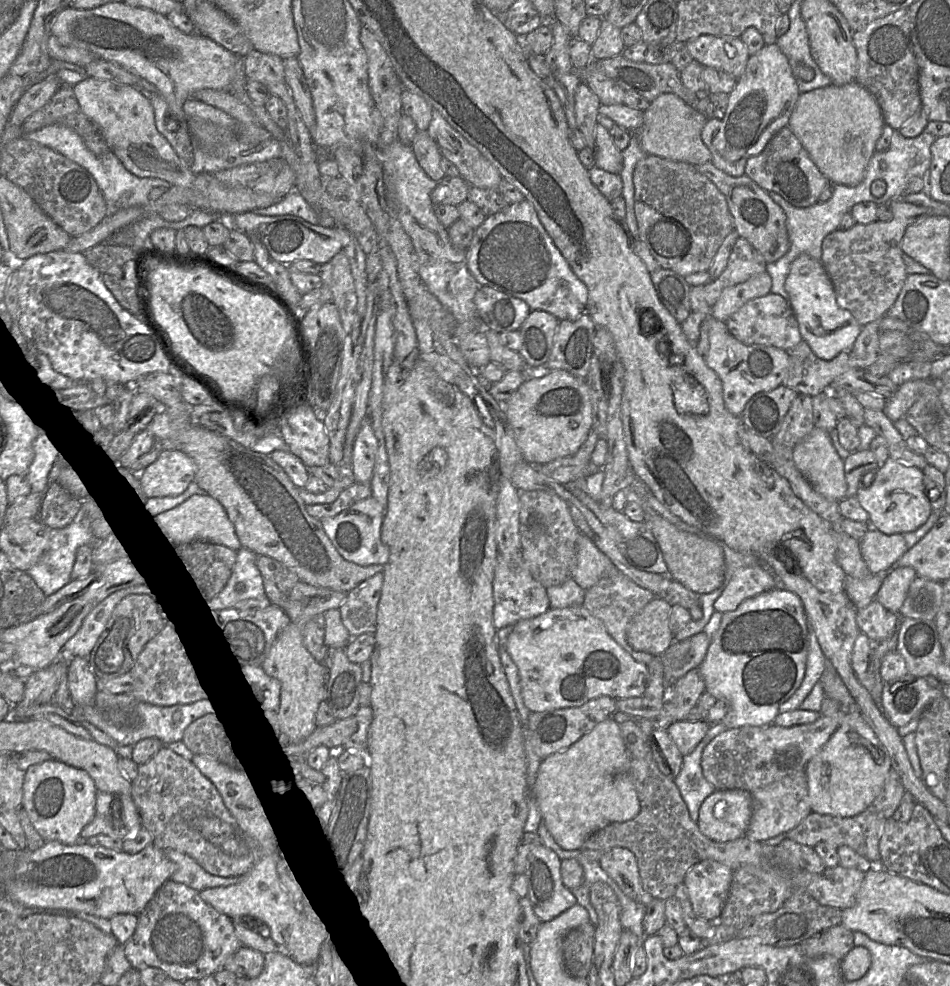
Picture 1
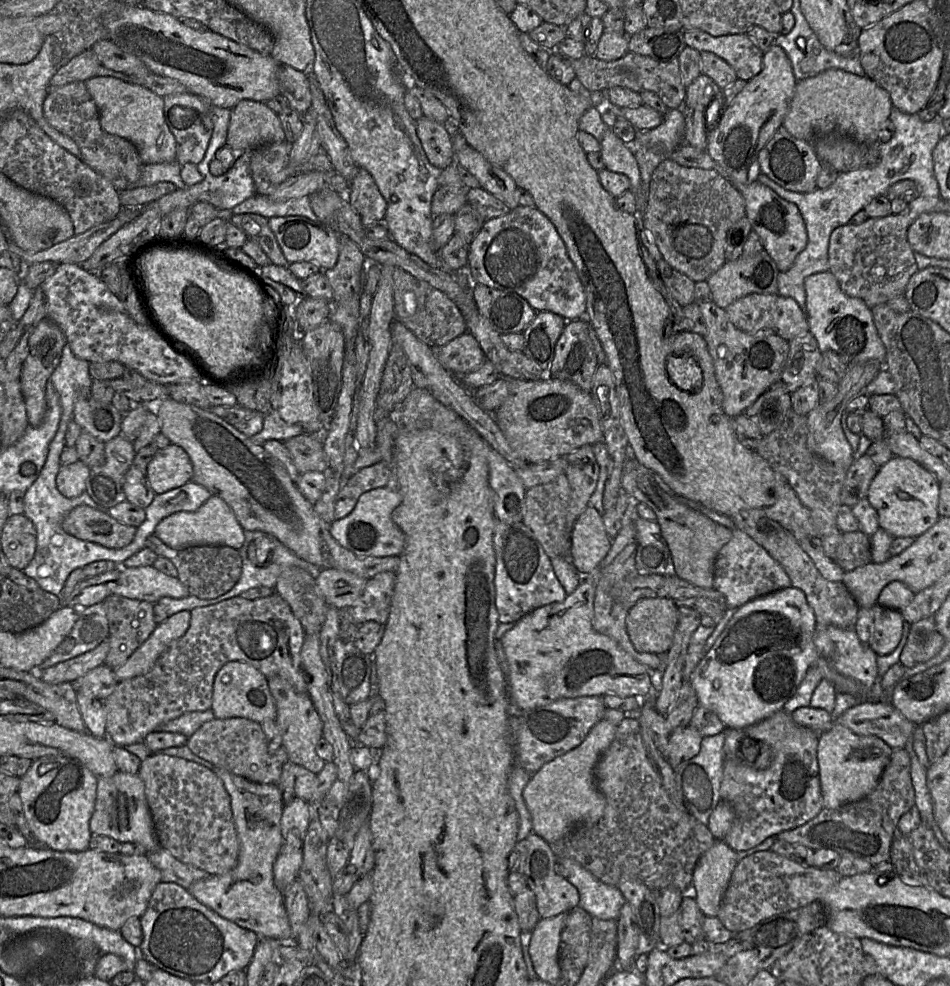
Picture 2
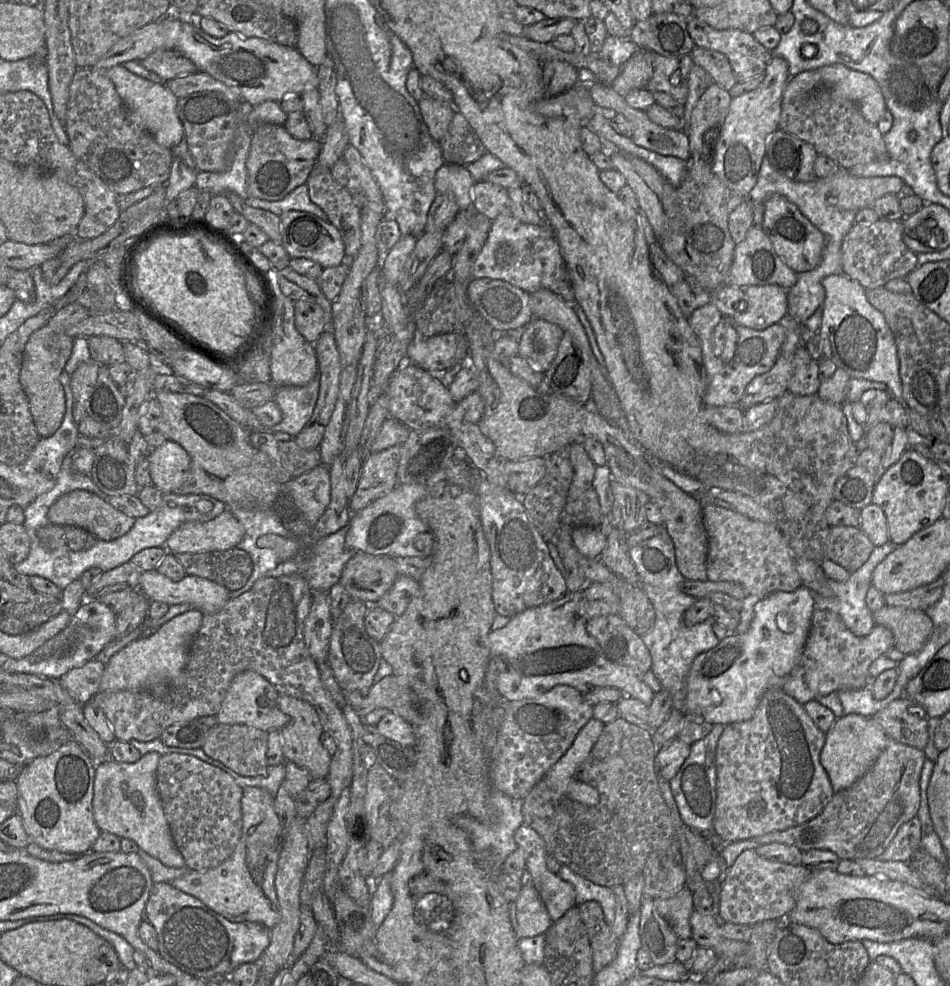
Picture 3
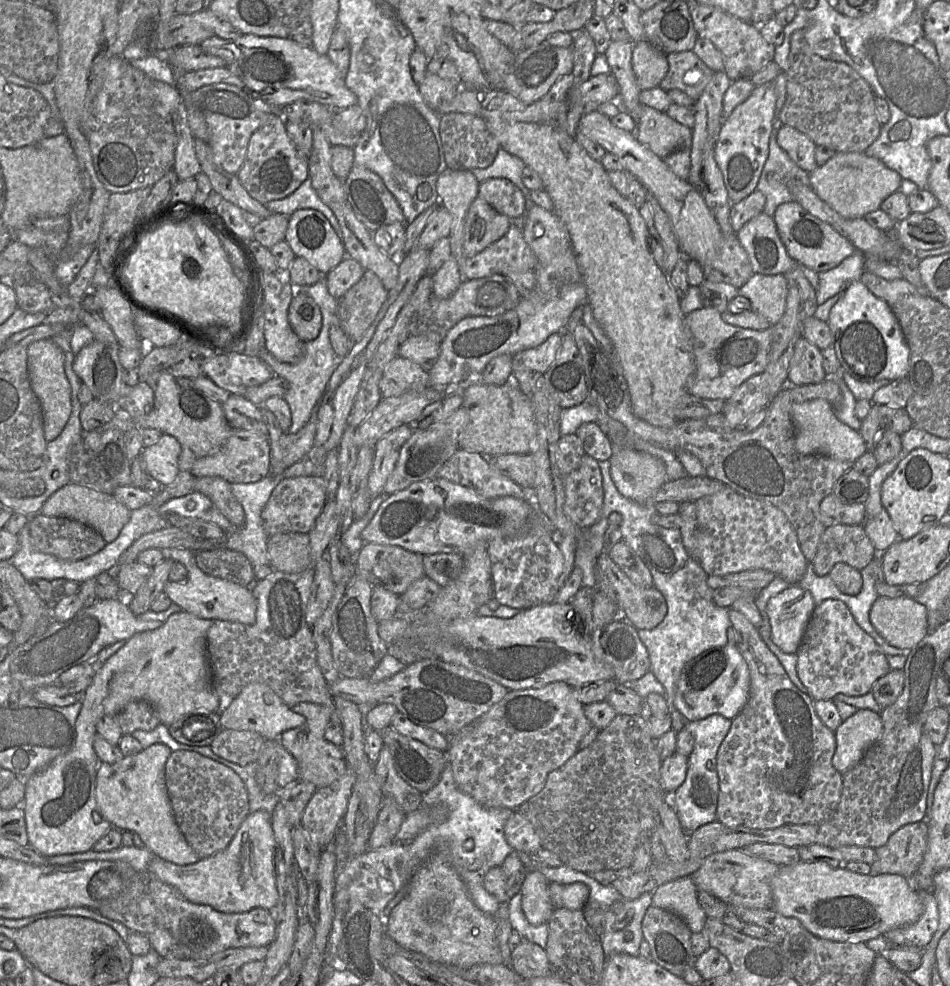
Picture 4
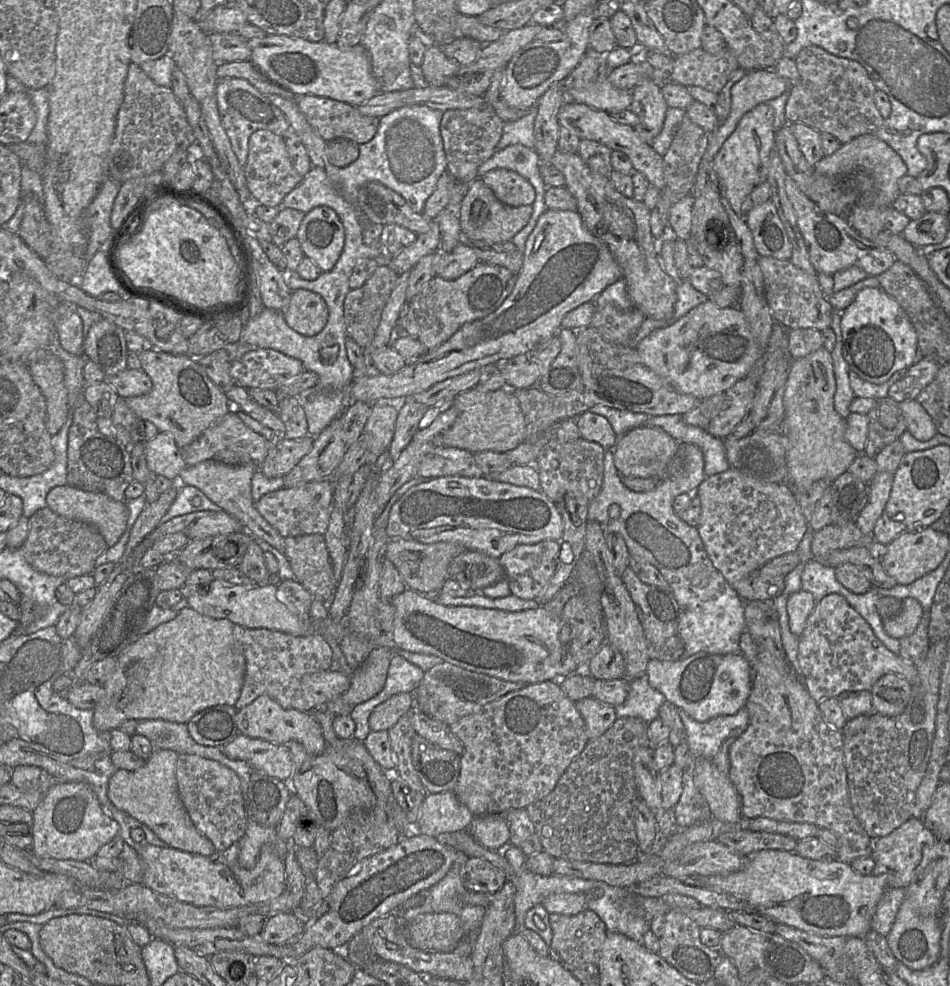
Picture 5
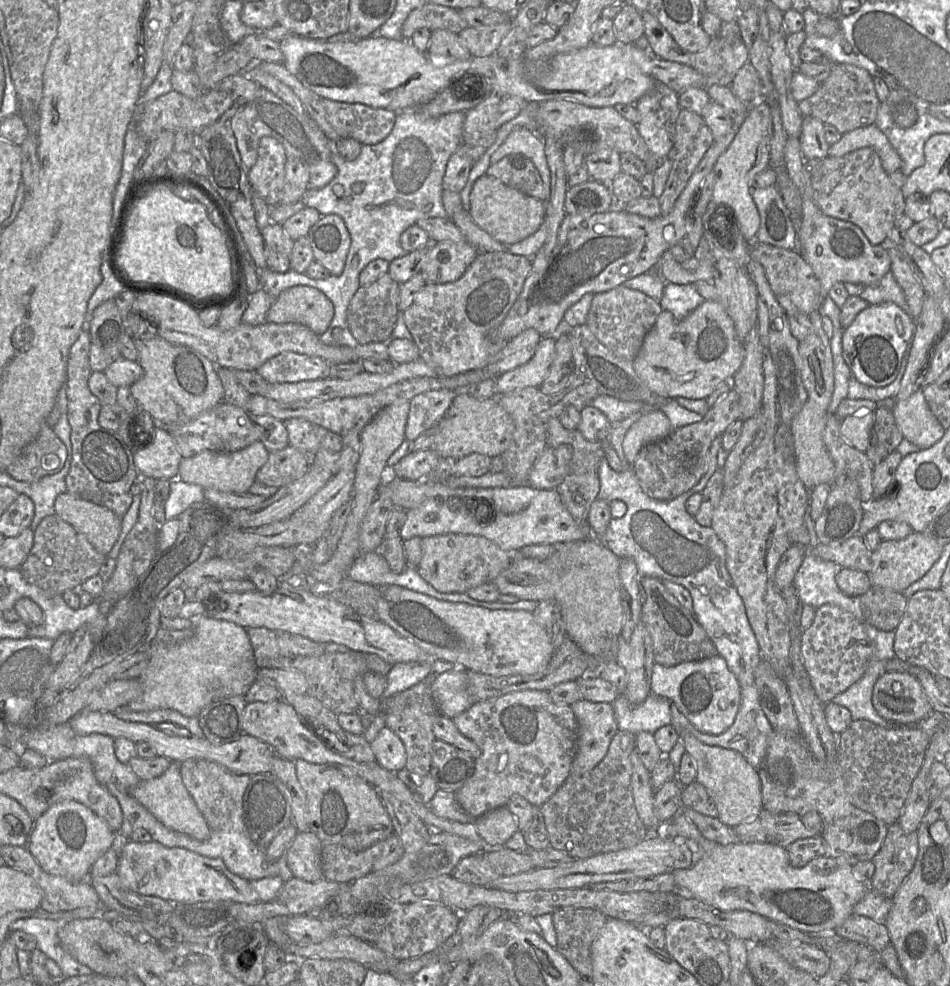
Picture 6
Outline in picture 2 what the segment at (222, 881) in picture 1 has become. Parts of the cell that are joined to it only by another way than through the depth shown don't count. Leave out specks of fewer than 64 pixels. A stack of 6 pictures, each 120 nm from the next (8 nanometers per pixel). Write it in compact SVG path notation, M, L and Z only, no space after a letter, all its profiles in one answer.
M158 848L146 854L151 864L161 872L161 882L171 882L188 889L194 882L210 876L204 870L185 864L167 850Z

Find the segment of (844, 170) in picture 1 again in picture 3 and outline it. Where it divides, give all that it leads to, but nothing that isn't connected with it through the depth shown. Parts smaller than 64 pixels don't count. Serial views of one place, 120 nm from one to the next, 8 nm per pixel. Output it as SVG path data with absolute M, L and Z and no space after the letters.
M843 64L827 65L790 77L784 91L782 104L789 104L794 99L808 94L821 86L829 87L831 93L839 98L855 102L859 106L863 117L872 124L878 124L887 111L883 93L875 79L868 74L850 69Z

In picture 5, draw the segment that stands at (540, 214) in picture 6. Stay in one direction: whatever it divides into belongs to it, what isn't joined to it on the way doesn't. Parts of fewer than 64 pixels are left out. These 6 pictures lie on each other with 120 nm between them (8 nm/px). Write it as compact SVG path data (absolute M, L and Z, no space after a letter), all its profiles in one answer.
M477 178L469 185L459 209L462 240L467 242L483 241L487 243L505 243L529 222L533 211L532 205L511 207L500 202L493 191Z

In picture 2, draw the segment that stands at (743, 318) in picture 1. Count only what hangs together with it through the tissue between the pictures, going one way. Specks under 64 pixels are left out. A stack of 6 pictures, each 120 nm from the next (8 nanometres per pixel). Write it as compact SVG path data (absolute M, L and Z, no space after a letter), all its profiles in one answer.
M753 293L737 299L724 309L736 328L746 333L774 333L787 341L792 341L809 331L806 313L791 297L779 294Z

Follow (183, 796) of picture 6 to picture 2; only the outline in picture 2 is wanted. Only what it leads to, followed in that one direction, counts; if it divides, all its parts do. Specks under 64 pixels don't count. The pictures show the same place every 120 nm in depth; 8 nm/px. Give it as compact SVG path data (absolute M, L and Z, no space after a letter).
M118 771L111 777L98 778L94 812L89 822L92 835L108 836L119 843L138 843L147 852L161 848L145 795L145 785L138 774Z

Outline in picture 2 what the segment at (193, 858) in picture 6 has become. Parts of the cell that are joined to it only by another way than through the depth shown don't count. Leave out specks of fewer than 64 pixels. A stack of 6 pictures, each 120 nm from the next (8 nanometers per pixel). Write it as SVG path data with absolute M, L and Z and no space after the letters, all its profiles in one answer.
M223 768L211 770L222 780L231 799L233 822L239 840L238 862L227 873L210 875L194 882L188 891L221 917L255 932L261 938L292 941L283 894L275 886L273 879L273 865L282 843L282 794L275 784L252 782Z

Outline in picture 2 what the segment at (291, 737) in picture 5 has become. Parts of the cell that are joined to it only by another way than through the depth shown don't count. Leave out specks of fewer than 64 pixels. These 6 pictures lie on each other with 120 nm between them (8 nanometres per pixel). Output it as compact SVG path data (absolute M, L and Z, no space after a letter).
M242 661L228 662L217 672L213 683L212 711L216 719L246 718L259 724L276 719L276 704L267 678L254 666Z

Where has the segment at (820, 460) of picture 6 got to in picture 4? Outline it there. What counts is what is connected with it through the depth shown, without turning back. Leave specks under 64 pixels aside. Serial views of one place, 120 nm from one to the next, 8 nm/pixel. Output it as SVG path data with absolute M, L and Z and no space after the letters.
M825 399L795 403L791 410L795 427L795 447L803 455L824 455L855 463L866 451L866 444L859 431L843 424L835 415L832 405Z

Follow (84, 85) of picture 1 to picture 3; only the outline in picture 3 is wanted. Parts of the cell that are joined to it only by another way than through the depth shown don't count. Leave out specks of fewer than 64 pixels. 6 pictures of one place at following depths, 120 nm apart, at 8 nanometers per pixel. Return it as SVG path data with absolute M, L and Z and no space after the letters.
M122 64L106 70L117 93L125 105L130 120L153 136L157 143L167 148L176 147L184 138L184 128L176 112L178 98L164 85L140 77Z

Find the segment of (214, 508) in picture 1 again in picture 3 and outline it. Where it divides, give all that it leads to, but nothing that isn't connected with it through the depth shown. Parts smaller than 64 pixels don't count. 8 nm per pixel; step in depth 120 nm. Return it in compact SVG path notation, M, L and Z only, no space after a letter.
M227 508L217 517L207 522L185 522L181 524L167 539L166 550L171 553L202 553L222 551L235 547L243 538L241 523Z

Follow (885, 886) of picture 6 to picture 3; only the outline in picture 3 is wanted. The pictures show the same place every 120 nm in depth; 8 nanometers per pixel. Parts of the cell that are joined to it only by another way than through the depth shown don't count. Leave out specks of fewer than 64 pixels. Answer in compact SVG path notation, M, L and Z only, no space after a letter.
M916 815L900 826L887 849L877 859L908 862L913 853L921 848L921 838L922 825Z

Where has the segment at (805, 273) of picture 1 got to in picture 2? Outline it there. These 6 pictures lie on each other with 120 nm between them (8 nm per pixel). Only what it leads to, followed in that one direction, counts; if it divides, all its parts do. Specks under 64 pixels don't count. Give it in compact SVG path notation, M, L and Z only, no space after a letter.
M830 271L808 276L804 287L809 331L816 338L821 353L834 351L848 365L877 360L885 366L885 346L874 324L872 310L862 299L846 295Z

